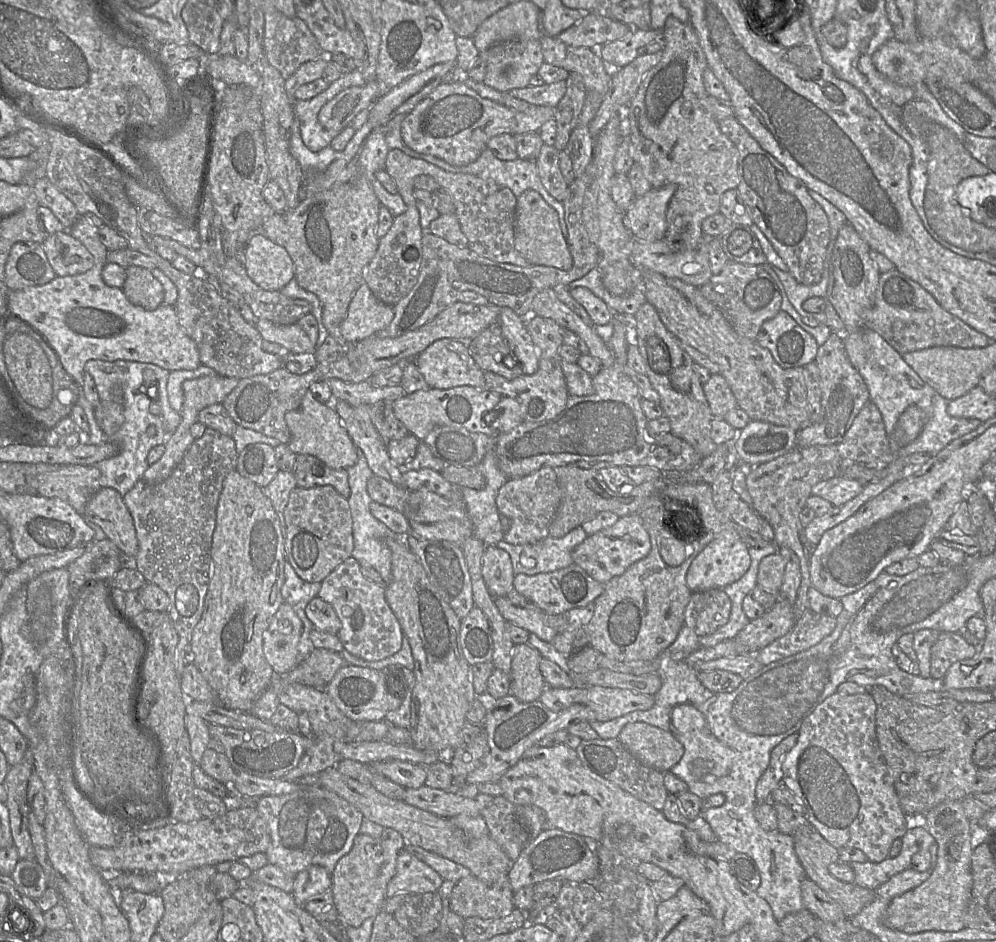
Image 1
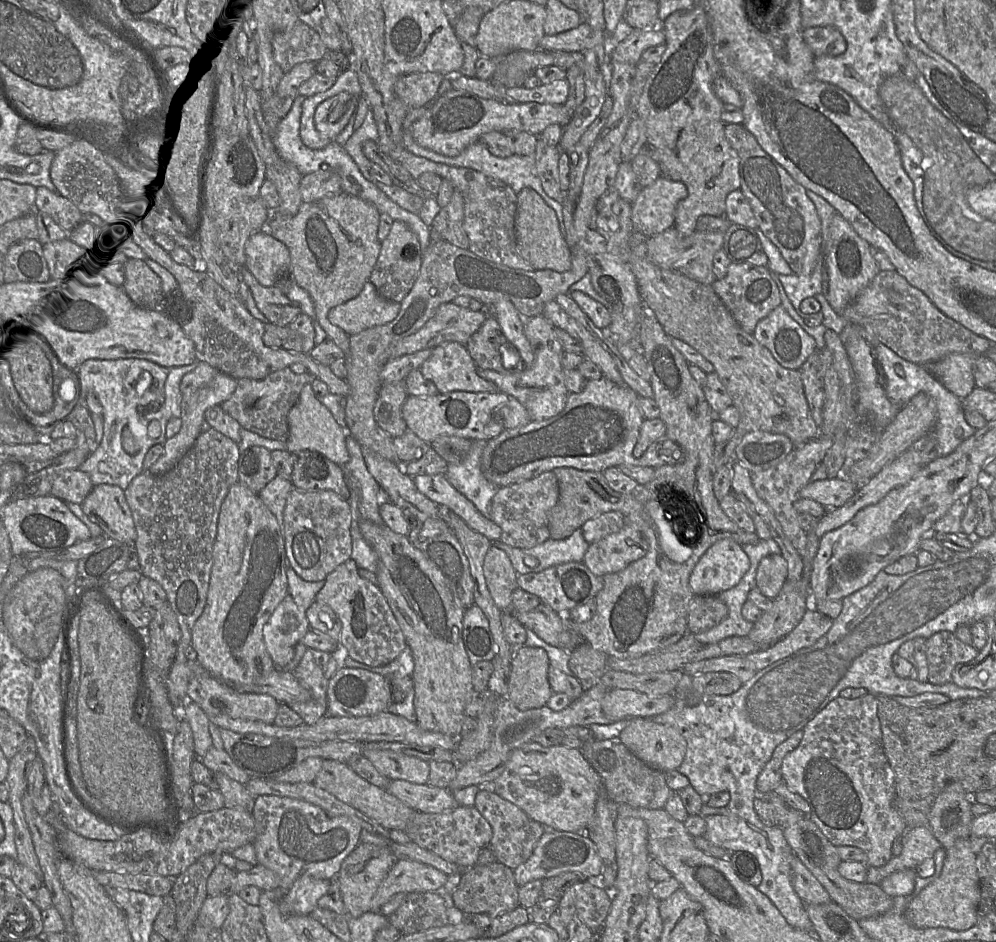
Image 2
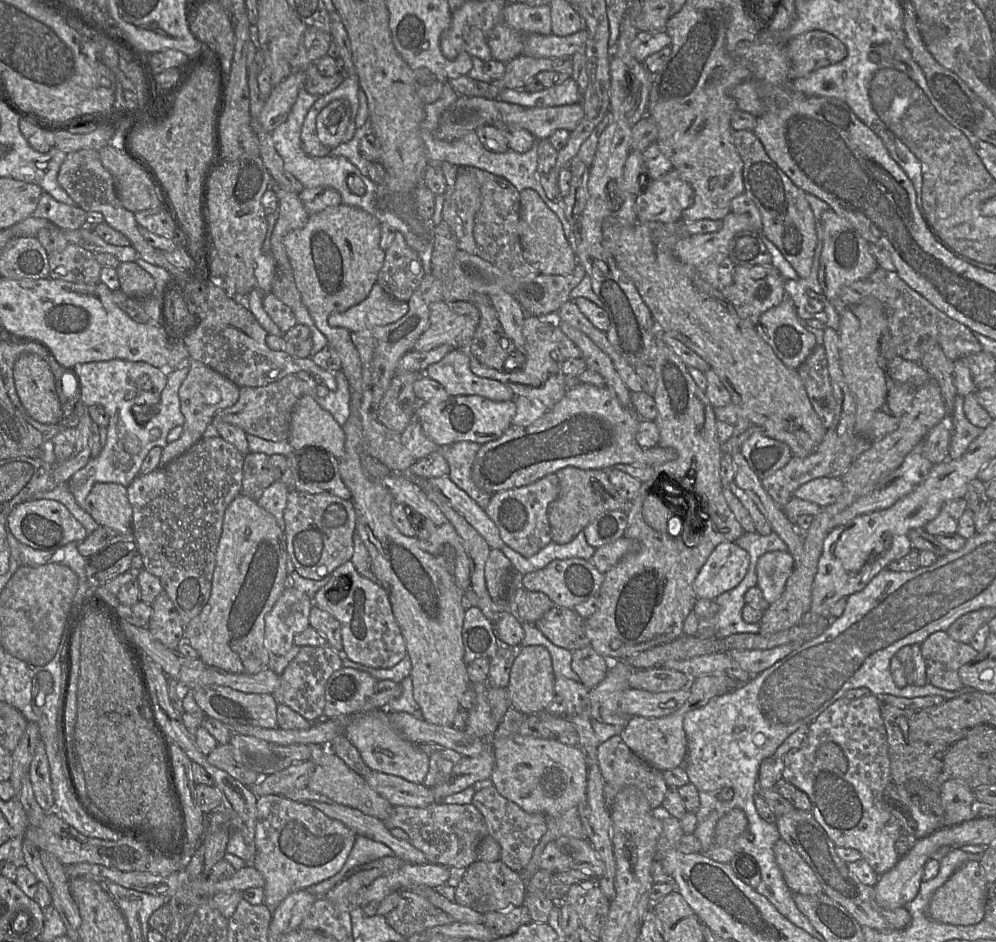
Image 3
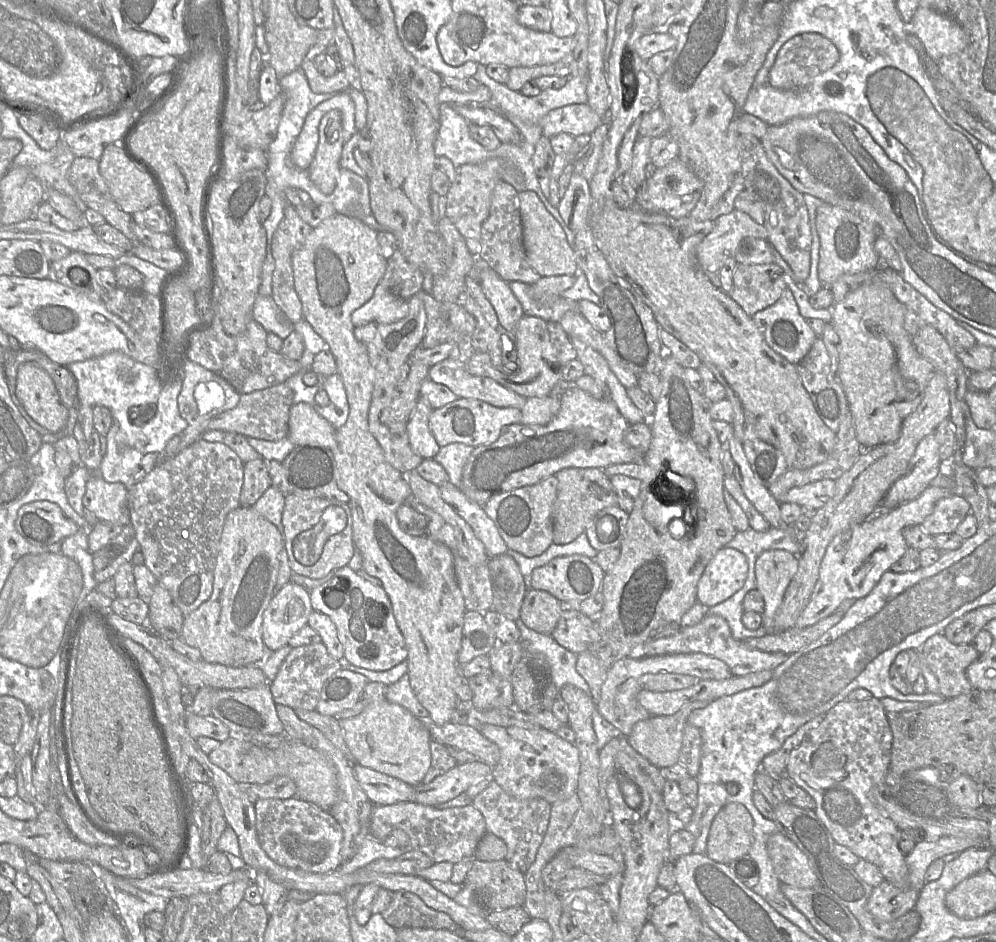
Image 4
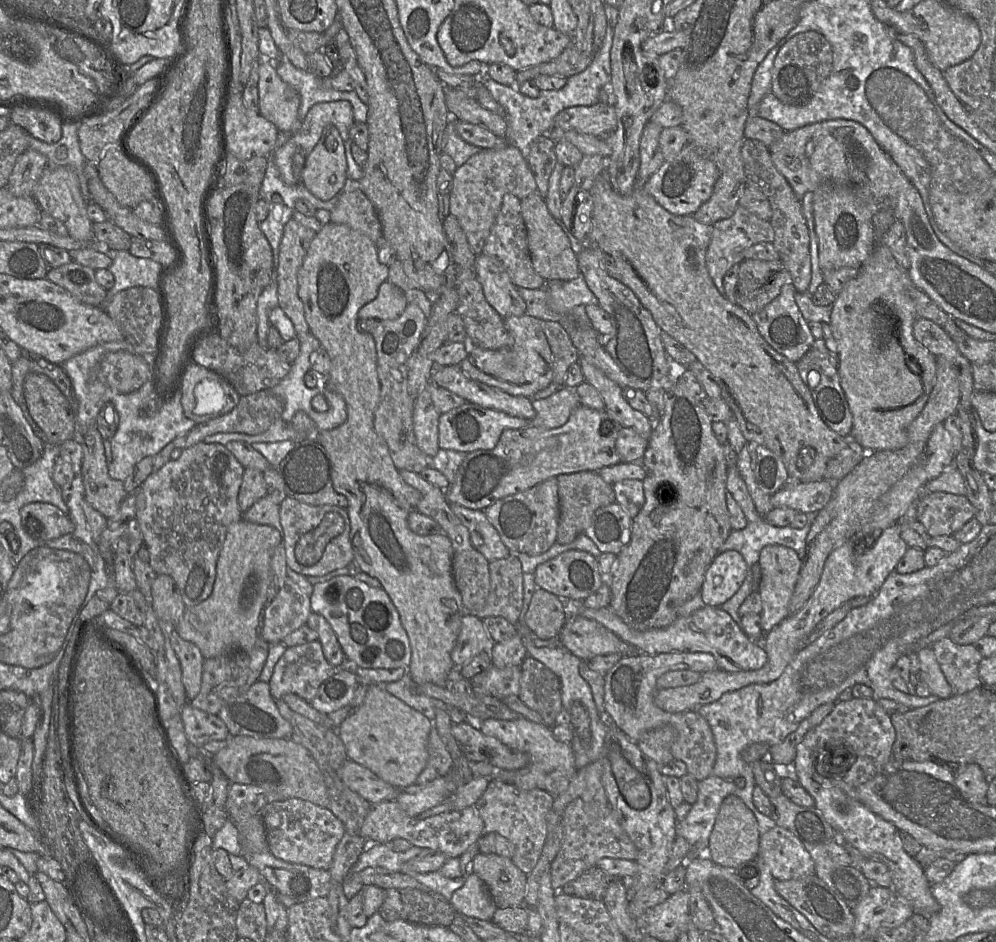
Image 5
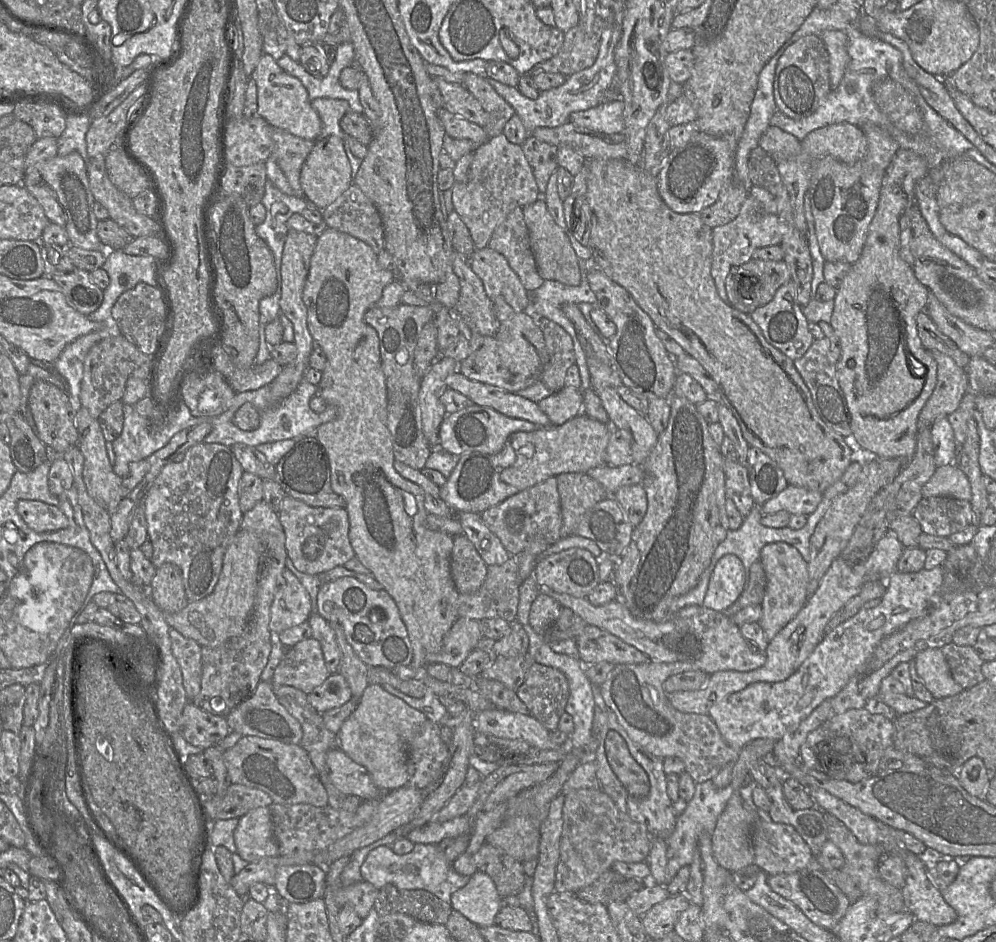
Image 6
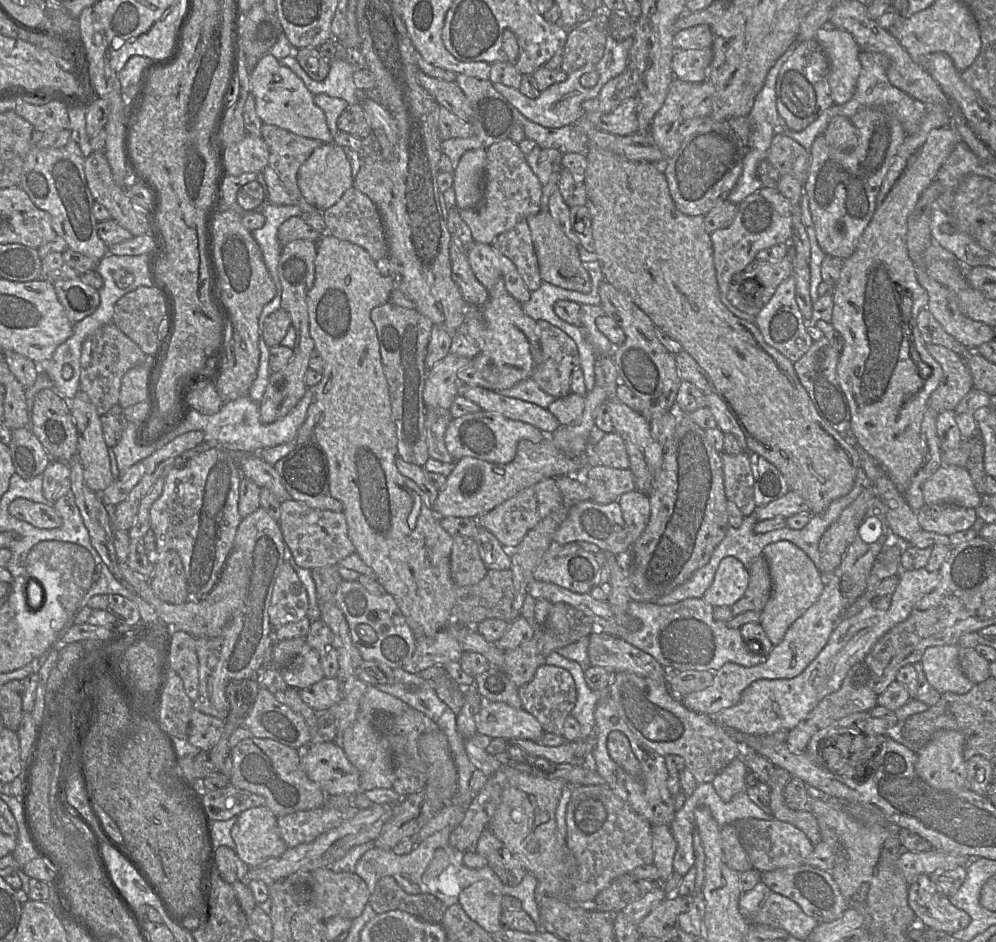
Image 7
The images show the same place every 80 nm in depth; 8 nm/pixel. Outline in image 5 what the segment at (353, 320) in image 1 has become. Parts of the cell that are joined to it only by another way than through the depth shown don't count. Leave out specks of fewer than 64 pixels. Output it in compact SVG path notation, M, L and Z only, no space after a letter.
M383 282L377 297L358 311L358 319L397 319L405 310L408 302L405 292L392 283Z

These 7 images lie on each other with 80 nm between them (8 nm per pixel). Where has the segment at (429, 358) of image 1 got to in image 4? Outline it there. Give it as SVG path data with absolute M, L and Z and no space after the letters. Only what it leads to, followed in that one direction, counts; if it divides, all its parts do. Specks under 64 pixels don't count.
M465 352L462 358L447 358L431 366L428 379L445 385L458 398L477 399L499 408L524 407L526 398L491 378L471 375L465 368Z

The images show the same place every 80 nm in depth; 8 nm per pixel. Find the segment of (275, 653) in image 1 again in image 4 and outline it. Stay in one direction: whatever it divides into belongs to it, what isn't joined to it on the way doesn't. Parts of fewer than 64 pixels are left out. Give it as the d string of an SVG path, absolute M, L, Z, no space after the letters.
M292 581L287 582L264 612L262 639L267 651L273 652L287 645L290 638L308 623L312 610L310 591Z

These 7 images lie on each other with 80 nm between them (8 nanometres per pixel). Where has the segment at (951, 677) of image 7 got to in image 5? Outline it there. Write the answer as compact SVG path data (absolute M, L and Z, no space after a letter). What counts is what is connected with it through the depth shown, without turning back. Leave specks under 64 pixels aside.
M931 647L920 648L913 652L917 655L922 680L927 684L930 693L939 699L953 695Z

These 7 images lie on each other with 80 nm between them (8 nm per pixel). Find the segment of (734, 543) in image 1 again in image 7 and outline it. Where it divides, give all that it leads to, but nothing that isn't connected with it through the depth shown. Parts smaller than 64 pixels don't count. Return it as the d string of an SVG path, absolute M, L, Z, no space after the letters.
M733 556L724 557L716 571L710 587L704 593L702 599L713 607L730 606L737 602L745 593L749 583L749 573L743 563Z

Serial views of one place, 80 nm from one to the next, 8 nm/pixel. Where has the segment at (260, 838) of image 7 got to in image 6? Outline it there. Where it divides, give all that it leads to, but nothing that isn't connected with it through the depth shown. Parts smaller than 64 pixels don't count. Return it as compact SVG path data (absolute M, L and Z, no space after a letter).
M258 807L239 818L234 830L238 855L248 863L279 854L269 807Z

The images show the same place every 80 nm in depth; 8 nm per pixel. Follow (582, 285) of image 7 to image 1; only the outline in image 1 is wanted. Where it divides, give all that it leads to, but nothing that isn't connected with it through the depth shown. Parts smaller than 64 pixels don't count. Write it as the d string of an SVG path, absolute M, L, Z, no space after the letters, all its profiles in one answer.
M525 190L517 197L514 220L514 243L516 250L530 265L570 270L572 256L559 224L557 212L534 190Z

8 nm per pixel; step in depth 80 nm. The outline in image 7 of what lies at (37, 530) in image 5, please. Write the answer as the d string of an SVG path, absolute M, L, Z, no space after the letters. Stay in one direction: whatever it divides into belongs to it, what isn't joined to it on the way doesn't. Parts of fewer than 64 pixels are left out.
M17 498L8 507L11 516L39 529L54 529L62 525L62 518L54 507Z

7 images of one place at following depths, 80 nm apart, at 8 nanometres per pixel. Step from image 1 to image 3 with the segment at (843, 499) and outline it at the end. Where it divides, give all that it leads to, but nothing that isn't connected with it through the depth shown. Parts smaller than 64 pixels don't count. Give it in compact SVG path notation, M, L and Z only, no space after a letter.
M820 477L798 487L793 492L793 497L813 502L823 508L834 503L842 490L840 478Z

